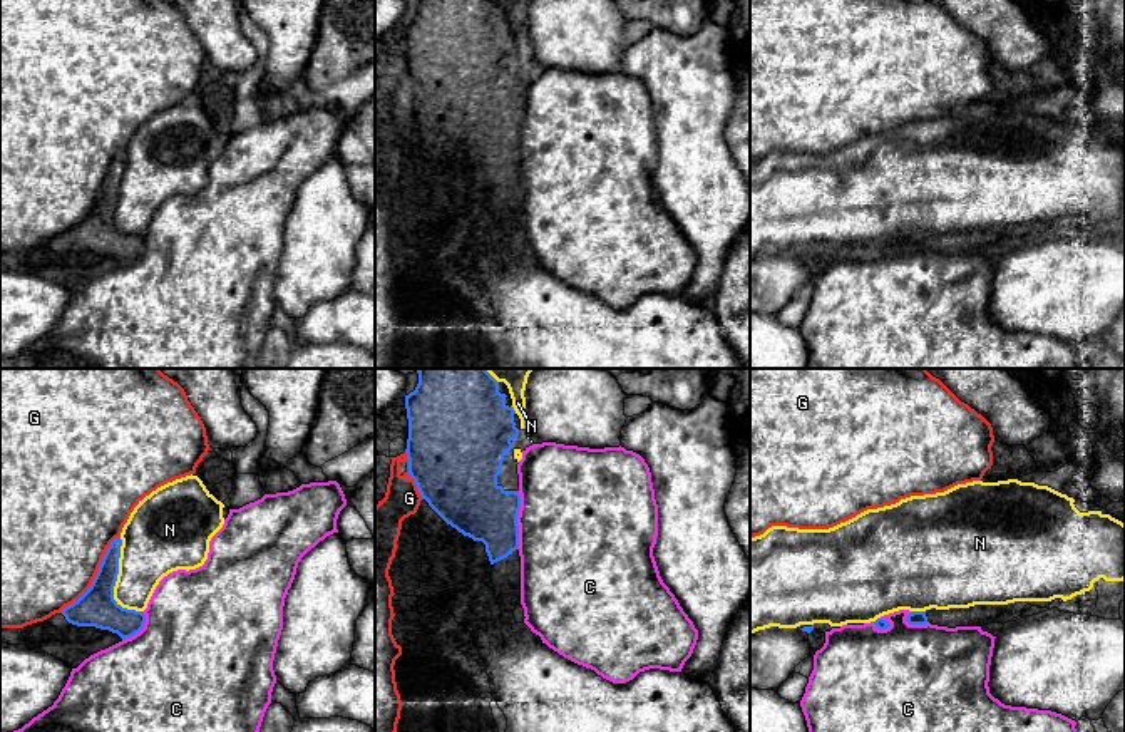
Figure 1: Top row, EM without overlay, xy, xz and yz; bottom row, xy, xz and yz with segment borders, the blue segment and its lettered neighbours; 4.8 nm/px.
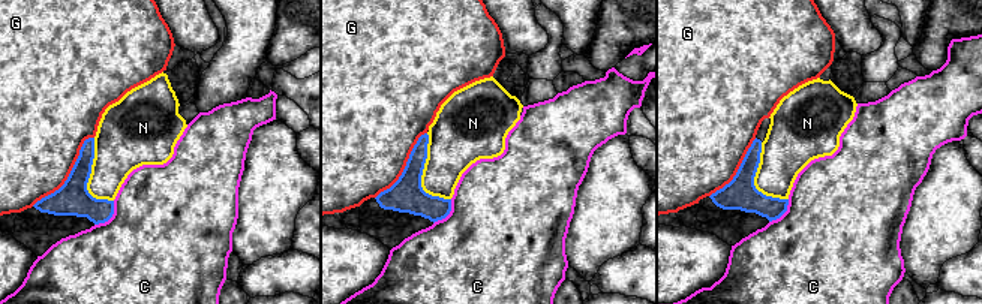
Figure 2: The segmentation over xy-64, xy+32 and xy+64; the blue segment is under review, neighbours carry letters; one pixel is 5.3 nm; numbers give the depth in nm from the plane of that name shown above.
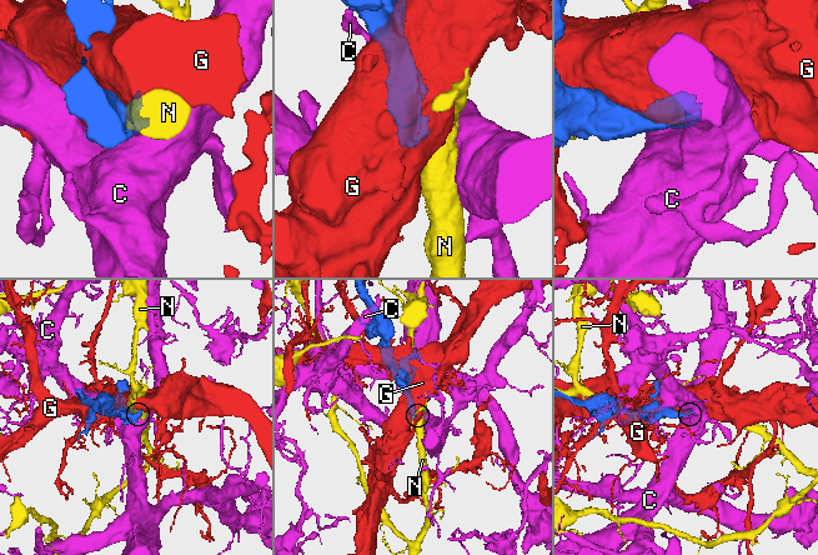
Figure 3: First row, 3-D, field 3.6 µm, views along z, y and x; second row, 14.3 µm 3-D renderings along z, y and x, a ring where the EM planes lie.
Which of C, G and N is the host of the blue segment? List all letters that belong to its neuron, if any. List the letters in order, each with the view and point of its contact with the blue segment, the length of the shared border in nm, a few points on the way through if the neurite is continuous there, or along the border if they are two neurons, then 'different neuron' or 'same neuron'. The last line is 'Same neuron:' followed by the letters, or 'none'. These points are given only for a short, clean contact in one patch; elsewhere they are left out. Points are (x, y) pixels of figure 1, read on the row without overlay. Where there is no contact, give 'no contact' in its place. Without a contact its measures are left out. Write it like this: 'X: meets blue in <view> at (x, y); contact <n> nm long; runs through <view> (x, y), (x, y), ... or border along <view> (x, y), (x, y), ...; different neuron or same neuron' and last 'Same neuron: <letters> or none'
C: meets blue in xz at (516, 144); contact 280 nm long; border along xz (519, 116), (516, 173); different neuron
G: meets blue in xy at (96, 201); contact 480 nm long; different neuron
N: meets blue in xy at (116, 205); contact 380 nm long; different neuron
Same neuron: none

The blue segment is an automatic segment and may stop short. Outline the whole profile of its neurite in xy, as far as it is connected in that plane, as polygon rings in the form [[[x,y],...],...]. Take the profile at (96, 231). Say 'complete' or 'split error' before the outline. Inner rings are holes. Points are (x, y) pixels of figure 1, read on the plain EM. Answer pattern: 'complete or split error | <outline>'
complete | [[[121,161],[107,173],[90,213],[60,238],[77,251],[95,251],[117,258],[122,265],[144,253],[144,236],[122,233],[114,224],[114,211],[119,199]]]

